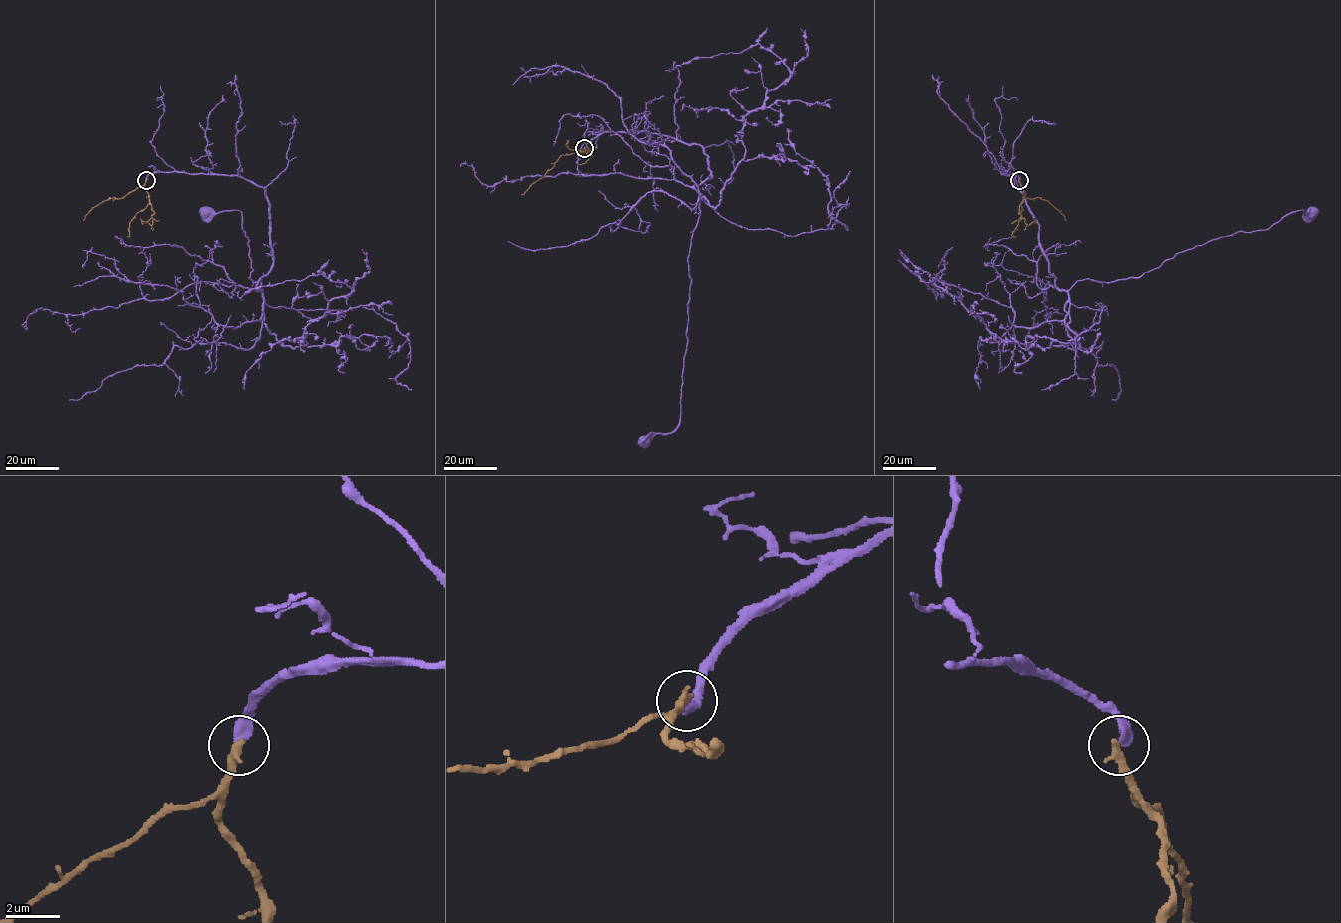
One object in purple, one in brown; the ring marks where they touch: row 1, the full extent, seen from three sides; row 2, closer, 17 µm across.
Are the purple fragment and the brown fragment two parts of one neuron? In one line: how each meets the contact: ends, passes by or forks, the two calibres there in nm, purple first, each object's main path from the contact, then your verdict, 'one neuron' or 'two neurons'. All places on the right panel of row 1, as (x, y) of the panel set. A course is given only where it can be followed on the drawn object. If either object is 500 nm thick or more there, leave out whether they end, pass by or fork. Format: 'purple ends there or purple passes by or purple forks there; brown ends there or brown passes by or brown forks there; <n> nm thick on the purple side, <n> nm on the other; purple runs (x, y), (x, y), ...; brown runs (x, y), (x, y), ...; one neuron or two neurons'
purple ends there; brown ends there; 440 nm thick on the purple side, 360 nm on the other; purple runs (1019, 180), (1002, 171), (1024, 195), (1048, 272), (1066, 290), (1077, 280), (1141, 276), (1196, 246), (1311, 211); brown runs (1019, 180), (1026, 197), (1046, 200), (1066, 221); one neuron

